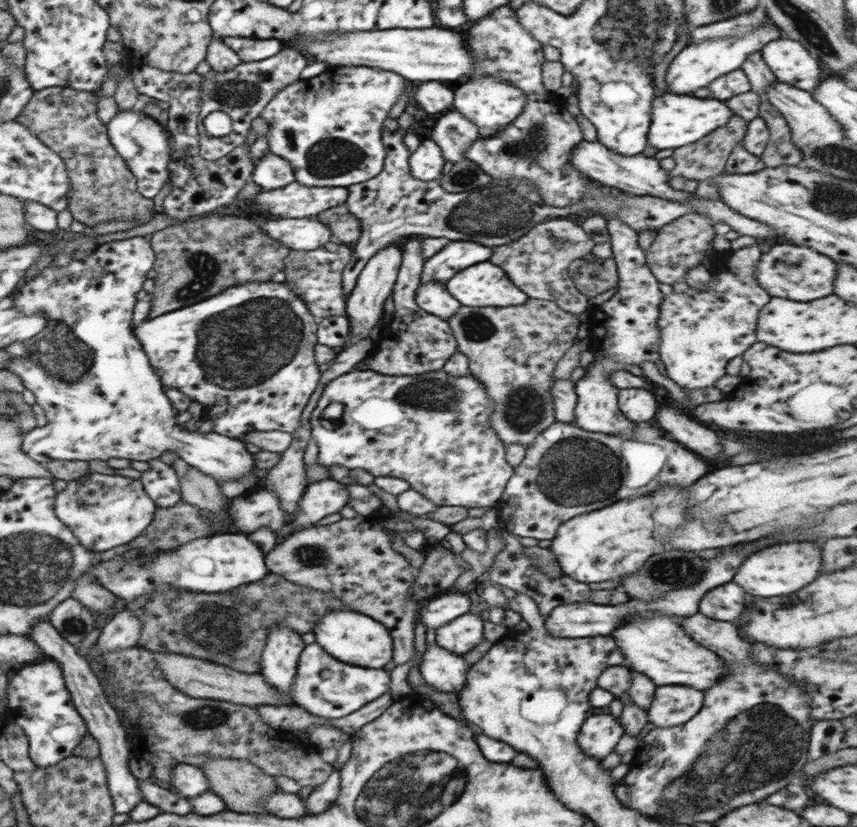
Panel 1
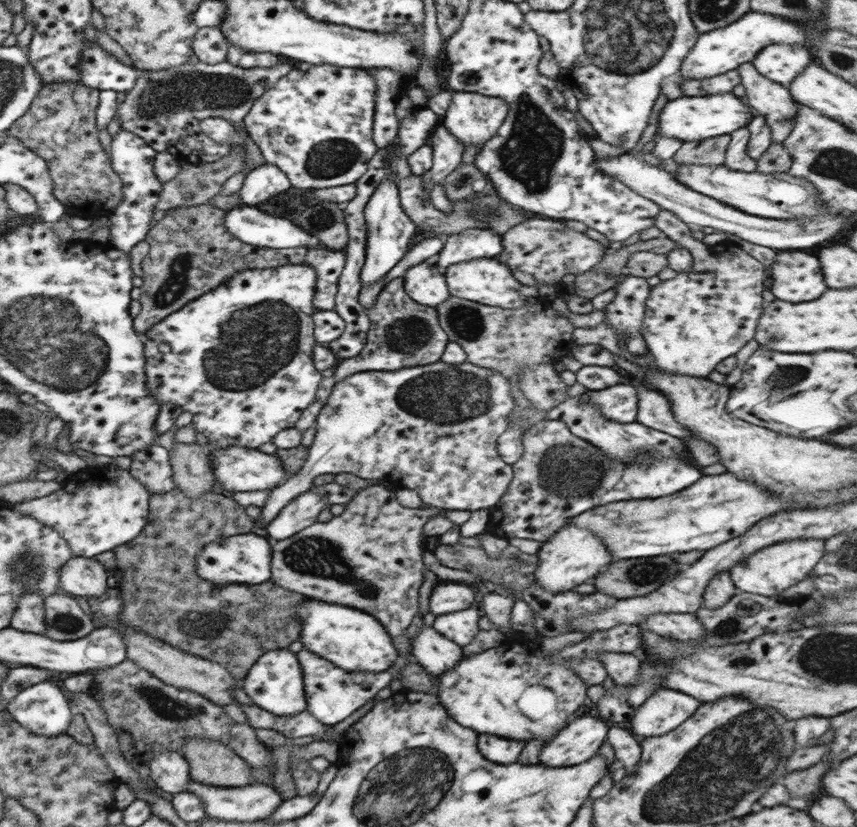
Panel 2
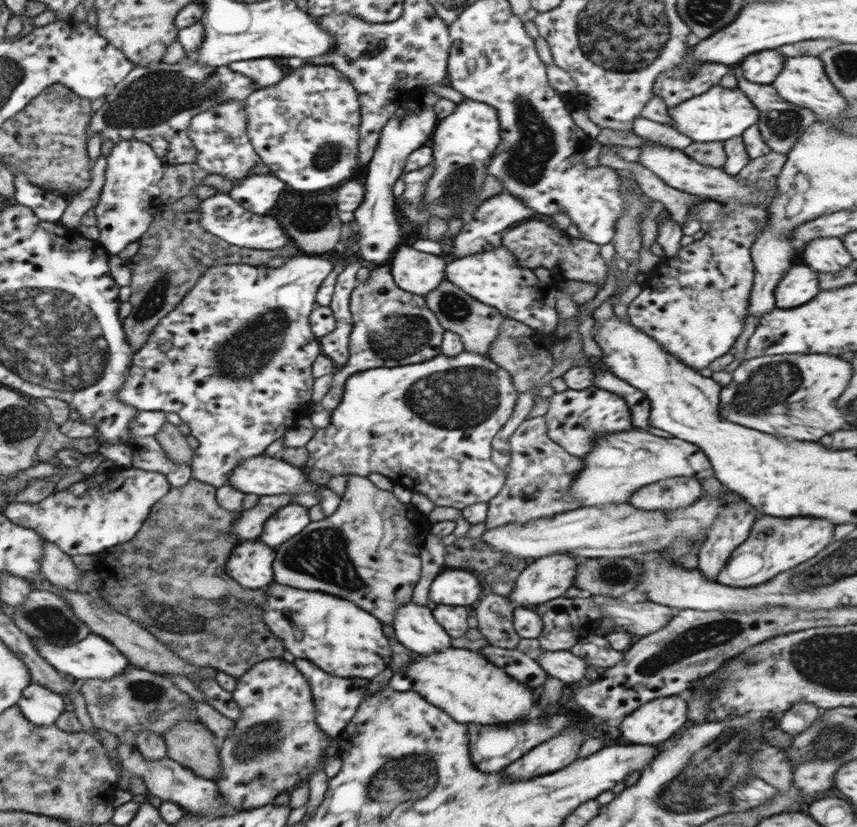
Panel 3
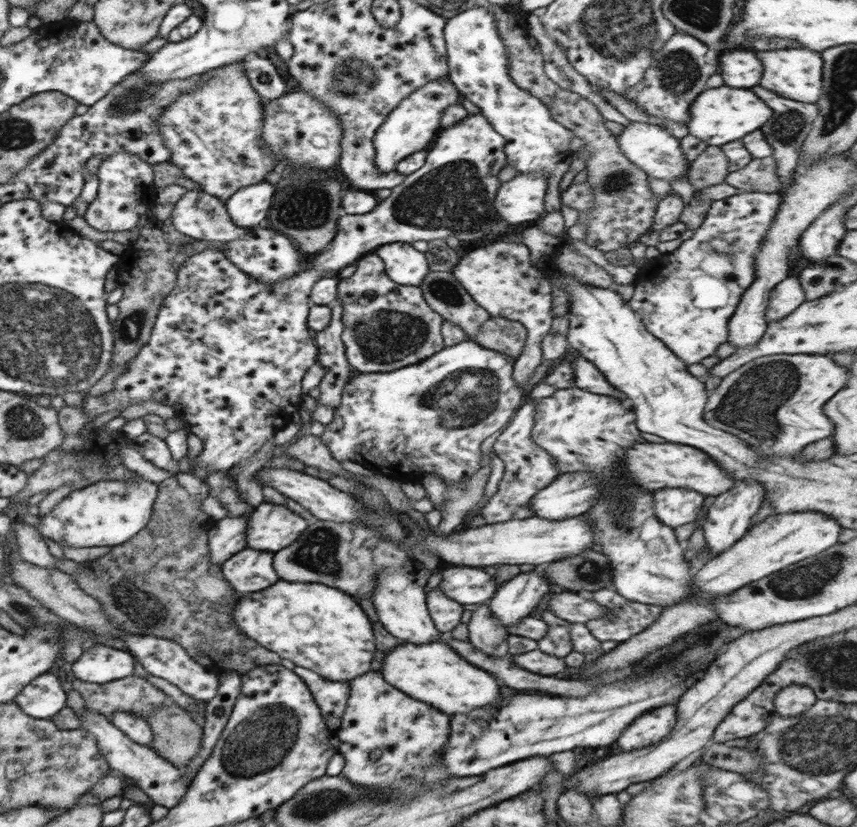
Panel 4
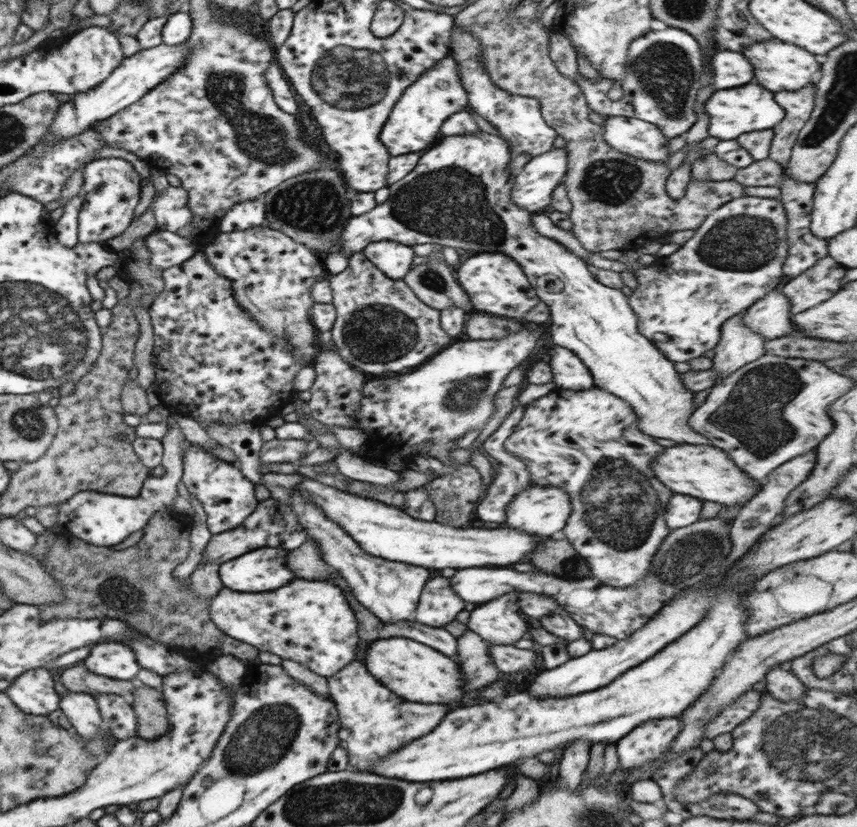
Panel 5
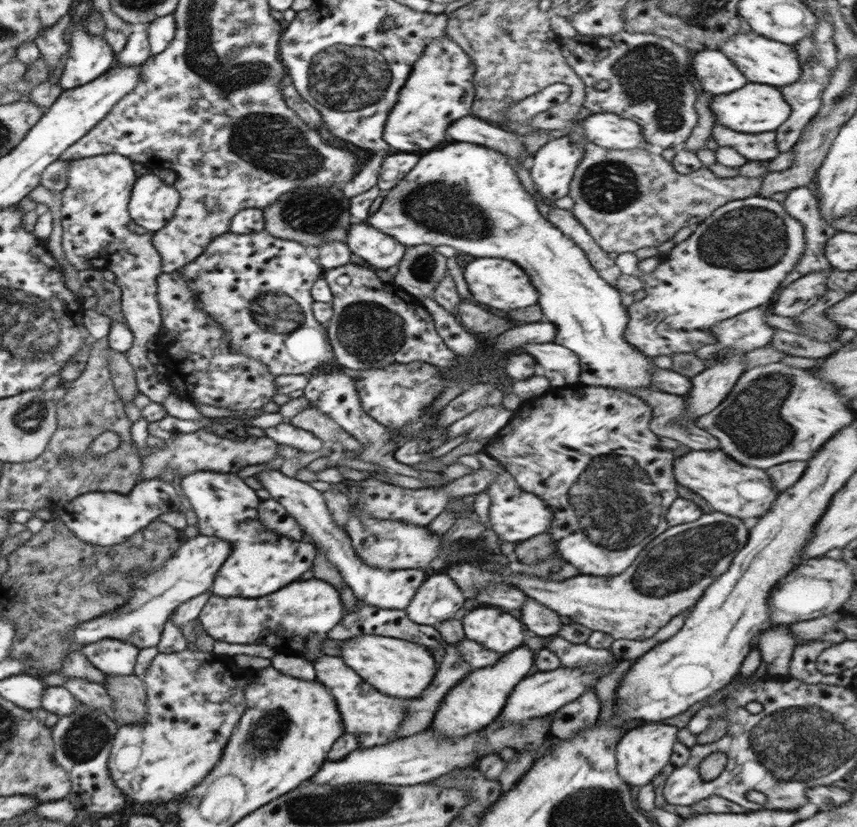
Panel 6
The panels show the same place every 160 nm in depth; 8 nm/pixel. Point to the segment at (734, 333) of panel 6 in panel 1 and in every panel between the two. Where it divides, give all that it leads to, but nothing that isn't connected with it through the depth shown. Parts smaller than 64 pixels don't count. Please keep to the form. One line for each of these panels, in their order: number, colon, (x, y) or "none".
1: (780, 269)
2: (798, 277)
3: (796, 287)
4: (786, 296)
5: (769, 317)

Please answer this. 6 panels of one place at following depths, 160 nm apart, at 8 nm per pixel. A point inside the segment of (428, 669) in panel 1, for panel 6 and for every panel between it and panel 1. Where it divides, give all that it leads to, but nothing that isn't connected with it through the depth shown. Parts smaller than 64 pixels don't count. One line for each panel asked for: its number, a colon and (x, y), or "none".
2: (436, 653)
3: (415, 627)
4: (399, 598)
5: (390, 590)
6: (395, 589)

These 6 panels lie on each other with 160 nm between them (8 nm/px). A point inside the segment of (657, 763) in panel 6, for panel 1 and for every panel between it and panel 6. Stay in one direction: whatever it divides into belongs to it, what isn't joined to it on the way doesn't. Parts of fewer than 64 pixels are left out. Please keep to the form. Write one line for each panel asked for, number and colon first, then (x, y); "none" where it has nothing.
1: (672, 705)
2: (665, 709)
3: (655, 722)
4: (654, 725)
5: (651, 739)

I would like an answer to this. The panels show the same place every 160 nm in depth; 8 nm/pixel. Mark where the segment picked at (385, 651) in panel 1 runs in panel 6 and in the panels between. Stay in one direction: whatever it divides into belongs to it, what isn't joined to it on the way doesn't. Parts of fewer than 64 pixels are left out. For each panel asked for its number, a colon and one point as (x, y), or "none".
2: (353, 639)
3: (339, 637)
4: (321, 628)
5: (310, 622)
6: (294, 621)

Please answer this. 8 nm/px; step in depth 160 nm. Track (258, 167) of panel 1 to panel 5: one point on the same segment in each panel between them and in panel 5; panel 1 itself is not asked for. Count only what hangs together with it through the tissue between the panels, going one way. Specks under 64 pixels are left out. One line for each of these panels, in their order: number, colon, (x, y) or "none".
2: (260, 183)
3: (257, 193)
4: (247, 207)
5: (250, 213)

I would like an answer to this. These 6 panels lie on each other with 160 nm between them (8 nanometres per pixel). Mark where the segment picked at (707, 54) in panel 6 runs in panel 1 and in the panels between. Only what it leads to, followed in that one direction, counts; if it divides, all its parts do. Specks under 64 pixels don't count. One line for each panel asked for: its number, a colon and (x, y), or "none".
1: (789, 60)
2: (781, 63)
3: (763, 67)
4: (739, 69)
5: (729, 68)

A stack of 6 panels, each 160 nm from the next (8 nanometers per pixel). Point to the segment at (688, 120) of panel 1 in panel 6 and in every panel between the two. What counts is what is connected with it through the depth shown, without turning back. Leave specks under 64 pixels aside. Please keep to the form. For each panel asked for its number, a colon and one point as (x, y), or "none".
2: (690, 119)
3: (719, 114)
4: (720, 115)
5: (732, 112)
6: (756, 108)

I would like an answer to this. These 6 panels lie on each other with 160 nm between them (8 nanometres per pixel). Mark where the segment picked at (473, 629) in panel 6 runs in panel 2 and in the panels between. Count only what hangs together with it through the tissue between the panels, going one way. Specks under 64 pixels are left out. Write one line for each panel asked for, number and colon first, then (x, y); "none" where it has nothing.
2: (573, 555)
3: (547, 578)
4: (514, 600)
5: (498, 621)

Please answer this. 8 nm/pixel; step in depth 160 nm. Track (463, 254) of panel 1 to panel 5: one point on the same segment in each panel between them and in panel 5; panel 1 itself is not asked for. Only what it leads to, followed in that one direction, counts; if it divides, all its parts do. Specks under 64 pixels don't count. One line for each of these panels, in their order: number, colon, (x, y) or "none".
2: (467, 245)
3: (495, 214)
4: (521, 199)
5: (534, 185)

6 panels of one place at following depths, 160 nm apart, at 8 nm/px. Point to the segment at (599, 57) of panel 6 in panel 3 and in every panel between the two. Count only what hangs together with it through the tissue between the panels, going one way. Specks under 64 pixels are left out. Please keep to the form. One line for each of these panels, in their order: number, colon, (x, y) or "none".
3: (690, 78)
4: (663, 93)
5: (664, 68)

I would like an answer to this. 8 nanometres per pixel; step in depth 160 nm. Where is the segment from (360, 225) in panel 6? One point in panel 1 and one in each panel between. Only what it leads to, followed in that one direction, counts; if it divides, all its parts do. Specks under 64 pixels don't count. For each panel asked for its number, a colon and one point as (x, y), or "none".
1: (433, 297)
2: (424, 283)
3: (417, 272)
4: (405, 265)
5: (394, 259)

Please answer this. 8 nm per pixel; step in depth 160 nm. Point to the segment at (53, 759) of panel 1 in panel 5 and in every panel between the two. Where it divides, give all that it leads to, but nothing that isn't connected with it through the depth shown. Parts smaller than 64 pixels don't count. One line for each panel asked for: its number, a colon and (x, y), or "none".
2: (44, 709)
3: (40, 705)
4: (44, 697)
5: (33, 692)

